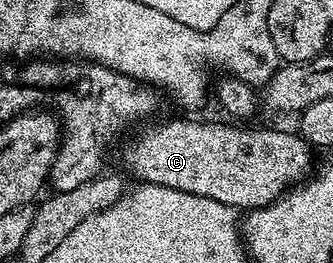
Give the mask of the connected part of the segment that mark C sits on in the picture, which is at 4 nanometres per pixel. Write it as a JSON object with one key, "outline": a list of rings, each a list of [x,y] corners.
{"outline":[[[167,120],[164,124],[155,124],[152,128],[145,129],[140,136],[133,137],[124,146],[123,164],[136,176],[136,181],[160,184],[173,190],[213,198],[236,210],[269,206],[284,192],[290,192],[312,175],[313,148],[294,131],[278,132],[275,128],[247,128],[251,126],[226,123],[206,124],[203,120]]]}

